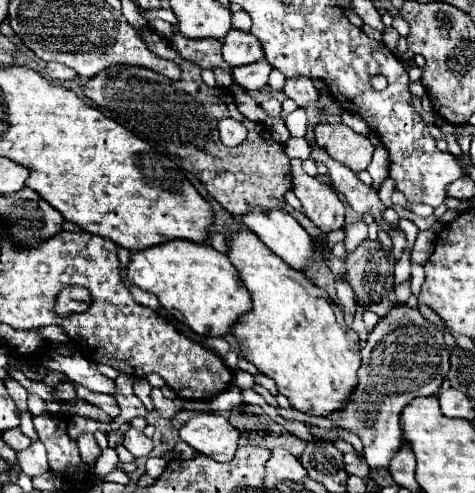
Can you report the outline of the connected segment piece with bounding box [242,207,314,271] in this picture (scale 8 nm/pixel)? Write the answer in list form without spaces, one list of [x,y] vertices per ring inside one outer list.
[[[252,207],[252,211],[242,215],[242,223],[256,233],[270,251],[298,271],[302,271],[306,261],[314,255],[312,239],[306,229],[282,209],[260,211],[258,207]]]

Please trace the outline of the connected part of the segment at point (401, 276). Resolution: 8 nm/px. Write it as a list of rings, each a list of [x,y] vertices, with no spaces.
[[[402,253],[400,261],[396,263],[396,271],[394,271],[396,283],[404,283],[410,279],[410,257],[406,253]]]

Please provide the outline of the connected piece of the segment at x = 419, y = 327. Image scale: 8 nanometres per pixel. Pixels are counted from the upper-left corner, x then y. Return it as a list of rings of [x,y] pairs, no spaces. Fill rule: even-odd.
[[[394,303],[370,331],[366,347],[360,351],[362,367],[358,371],[360,383],[354,393],[354,403],[342,415],[328,419],[352,433],[364,443],[364,459],[370,467],[388,467],[390,459],[400,449],[402,441],[402,411],[416,397],[438,395],[442,381],[450,369],[450,353],[444,333],[426,321],[418,307]]]

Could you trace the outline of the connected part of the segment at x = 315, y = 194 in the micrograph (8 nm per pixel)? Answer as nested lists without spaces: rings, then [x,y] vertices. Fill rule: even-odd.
[[[306,173],[294,175],[294,193],[302,203],[302,213],[322,231],[330,233],[344,225],[344,205],[332,185]]]

